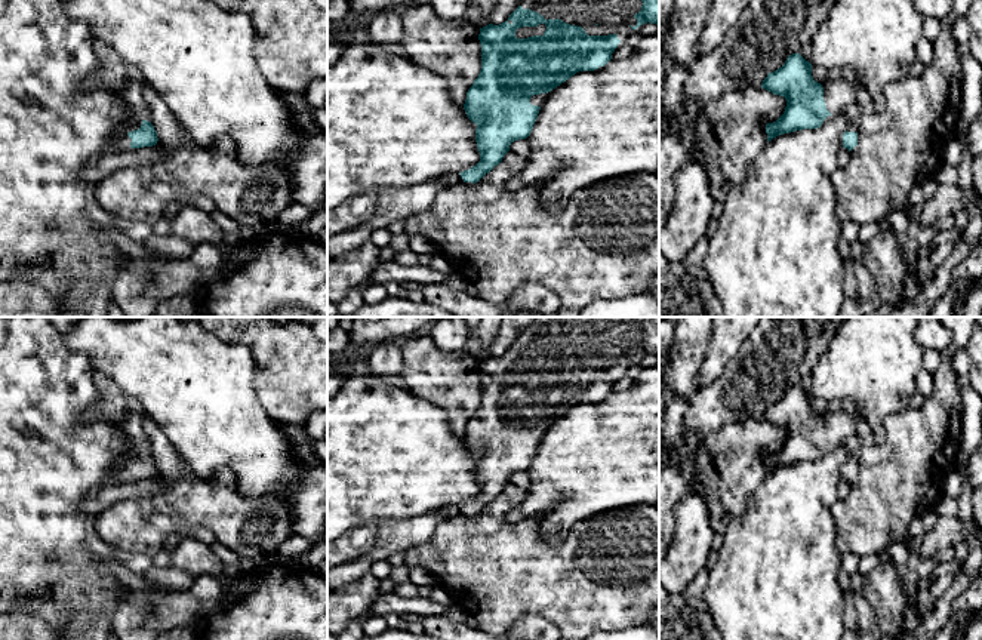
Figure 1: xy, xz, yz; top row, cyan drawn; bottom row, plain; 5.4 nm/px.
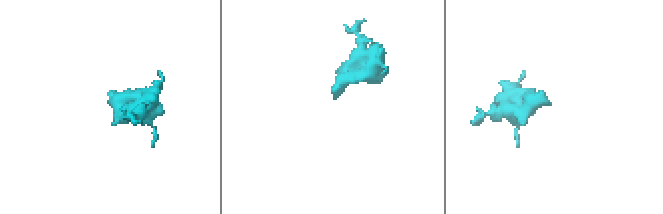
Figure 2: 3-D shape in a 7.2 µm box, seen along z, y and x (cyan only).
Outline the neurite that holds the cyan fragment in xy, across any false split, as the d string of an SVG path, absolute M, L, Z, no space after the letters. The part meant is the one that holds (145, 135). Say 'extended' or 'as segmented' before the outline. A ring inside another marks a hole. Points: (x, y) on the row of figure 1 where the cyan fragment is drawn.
extended; M136 120L136 127L118 141L118 150L153 147L158 141L151 121Z

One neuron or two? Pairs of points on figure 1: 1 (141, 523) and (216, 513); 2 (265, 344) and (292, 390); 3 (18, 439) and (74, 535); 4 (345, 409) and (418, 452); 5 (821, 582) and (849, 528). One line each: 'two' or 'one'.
1: one
2: one
3: one
4: one
5: two

